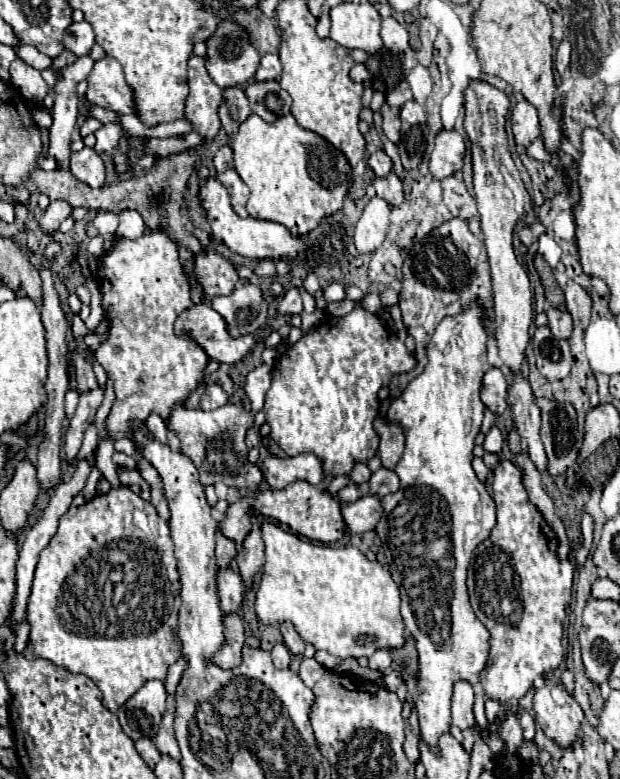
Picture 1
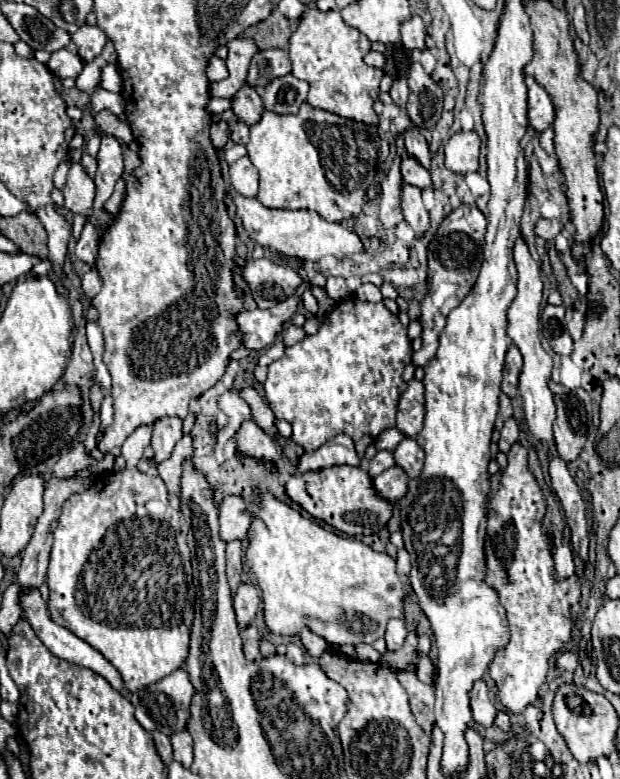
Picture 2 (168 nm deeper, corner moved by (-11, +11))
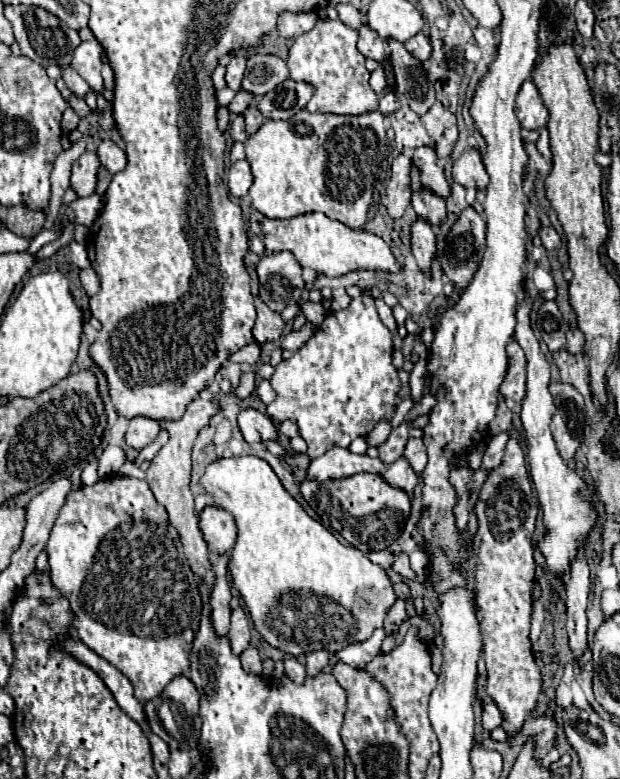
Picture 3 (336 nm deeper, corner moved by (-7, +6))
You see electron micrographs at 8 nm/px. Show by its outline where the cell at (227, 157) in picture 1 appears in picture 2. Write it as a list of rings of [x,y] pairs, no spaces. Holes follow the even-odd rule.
[[[237,122],[233,128],[231,128],[231,140],[235,144],[247,144],[249,140],[249,126],[243,124],[243,122]]]

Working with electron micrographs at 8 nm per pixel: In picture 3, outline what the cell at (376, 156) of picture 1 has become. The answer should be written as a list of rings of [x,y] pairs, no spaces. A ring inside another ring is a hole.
[[[421,187],[419,191],[411,193],[411,207],[431,225],[439,225],[447,217],[445,199],[427,187]]]

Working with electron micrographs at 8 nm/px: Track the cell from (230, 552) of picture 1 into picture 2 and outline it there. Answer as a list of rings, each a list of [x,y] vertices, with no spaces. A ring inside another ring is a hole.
[[[233,540],[227,544],[227,580],[233,596],[241,582],[241,562],[243,562],[243,542]]]

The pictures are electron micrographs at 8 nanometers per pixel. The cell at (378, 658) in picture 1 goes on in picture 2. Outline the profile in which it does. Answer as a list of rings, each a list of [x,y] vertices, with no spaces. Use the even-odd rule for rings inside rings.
[[[393,618],[387,622],[387,632],[385,632],[387,650],[399,650],[403,646],[405,636],[407,636],[405,618]]]

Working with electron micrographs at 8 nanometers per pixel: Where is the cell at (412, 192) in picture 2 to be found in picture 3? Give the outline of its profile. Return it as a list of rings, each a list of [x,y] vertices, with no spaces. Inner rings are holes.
[[[421,217],[411,223],[411,251],[413,251],[421,271],[425,271],[429,275],[431,259],[435,255],[435,233],[433,233],[431,225]]]

